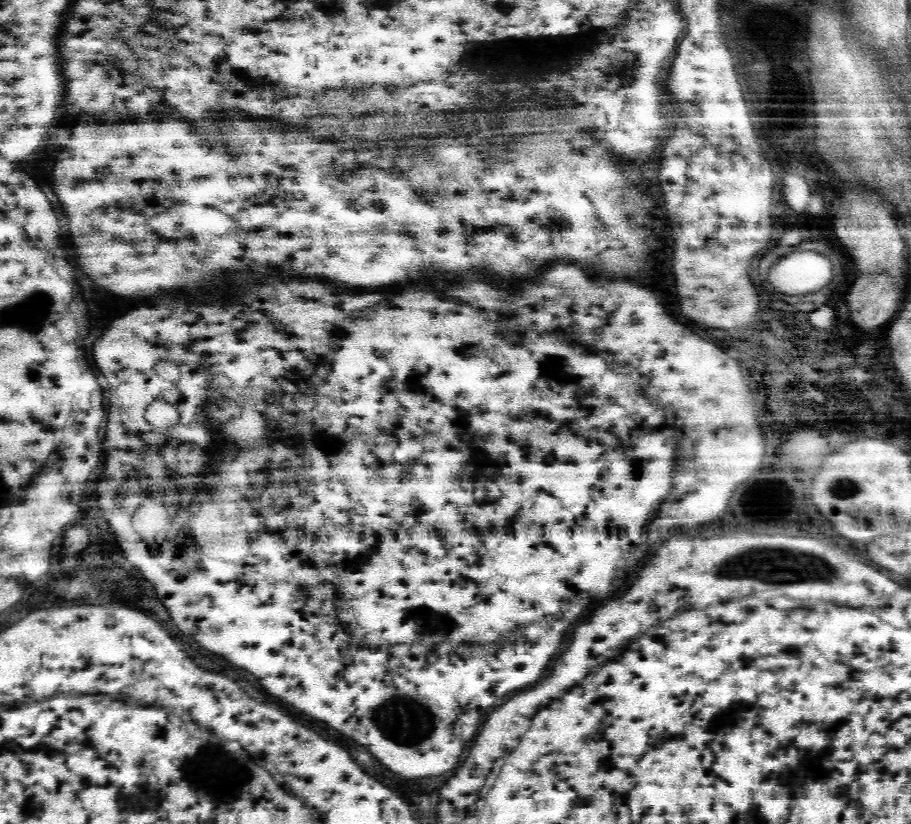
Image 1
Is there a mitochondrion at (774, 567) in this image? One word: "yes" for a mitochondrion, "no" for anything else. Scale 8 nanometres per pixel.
yes

